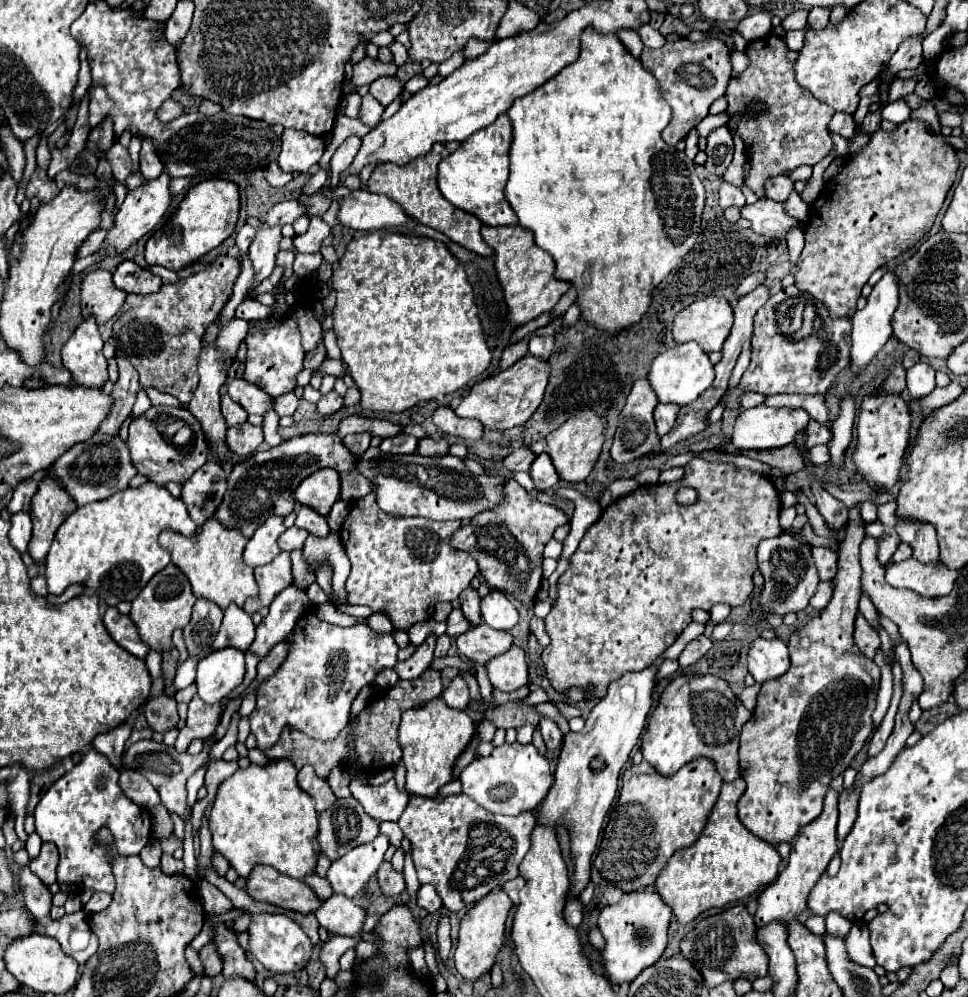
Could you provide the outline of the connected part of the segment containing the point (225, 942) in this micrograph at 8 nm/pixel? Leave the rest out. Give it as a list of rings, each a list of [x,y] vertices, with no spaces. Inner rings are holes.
[[[216,923],[214,925],[214,937],[210,941],[216,947],[218,955],[222,957],[222,963],[224,963],[222,975],[224,977],[238,975],[238,977],[246,977],[250,981],[256,979],[256,971],[254,971],[246,951],[238,943],[236,933],[232,929],[228,929],[226,923]]]

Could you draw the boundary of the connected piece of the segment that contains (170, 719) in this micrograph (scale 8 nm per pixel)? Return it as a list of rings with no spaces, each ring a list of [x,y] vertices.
[[[162,695],[162,697],[152,697],[146,707],[146,721],[152,731],[168,731],[174,725],[178,725],[178,711],[176,711],[176,699]]]

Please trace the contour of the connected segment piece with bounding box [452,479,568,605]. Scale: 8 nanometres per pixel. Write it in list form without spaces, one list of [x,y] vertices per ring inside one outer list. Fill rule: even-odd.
[[[510,479],[506,483],[506,503],[494,511],[476,515],[470,525],[460,527],[452,535],[452,547],[470,553],[478,565],[480,573],[492,589],[500,589],[512,595],[522,605],[534,603],[542,581],[542,551],[552,539],[558,525],[568,523],[568,515],[554,507],[540,503],[528,495],[528,491]]]

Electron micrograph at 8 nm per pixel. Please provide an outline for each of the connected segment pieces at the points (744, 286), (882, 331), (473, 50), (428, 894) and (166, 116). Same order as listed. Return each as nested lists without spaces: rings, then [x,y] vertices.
[[[752,273],[752,275],[744,277],[744,279],[738,283],[738,287],[736,287],[736,299],[748,295],[752,289],[756,289],[756,287],[762,285],[762,283],[764,283],[764,273]]]
[[[886,271],[884,277],[872,287],[866,307],[862,311],[856,311],[852,317],[852,353],[850,353],[850,357],[852,357],[854,369],[862,369],[864,365],[868,365],[868,361],[890,339],[890,335],[892,335],[890,319],[892,319],[896,307],[898,307],[898,279],[896,279],[894,271]]]
[[[470,39],[470,41],[466,43],[466,47],[464,47],[464,57],[466,57],[466,59],[474,59],[474,57],[482,55],[490,45],[492,45],[492,43],[480,43],[480,39]]]
[[[430,883],[428,885],[422,885],[420,891],[418,891],[418,905],[422,909],[426,909],[428,913],[438,911],[442,907],[442,903],[440,903],[440,897],[436,893],[436,887],[432,887]]]
[[[166,99],[166,101],[162,103],[162,107],[158,109],[158,119],[160,119],[162,123],[168,123],[168,121],[180,117],[182,113],[184,113],[184,107],[182,107],[180,103],[176,103],[174,99]]]

